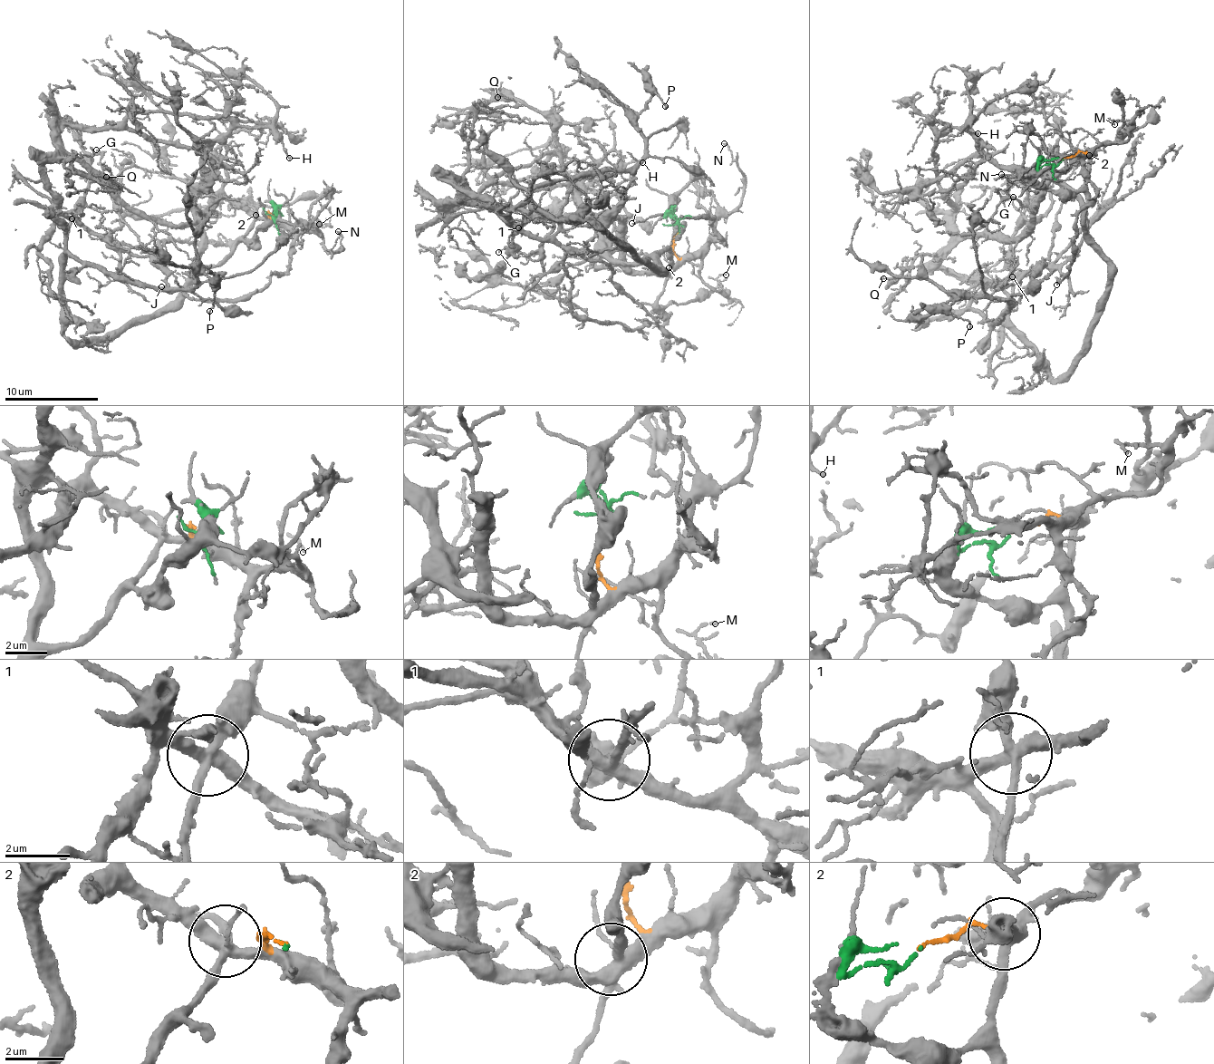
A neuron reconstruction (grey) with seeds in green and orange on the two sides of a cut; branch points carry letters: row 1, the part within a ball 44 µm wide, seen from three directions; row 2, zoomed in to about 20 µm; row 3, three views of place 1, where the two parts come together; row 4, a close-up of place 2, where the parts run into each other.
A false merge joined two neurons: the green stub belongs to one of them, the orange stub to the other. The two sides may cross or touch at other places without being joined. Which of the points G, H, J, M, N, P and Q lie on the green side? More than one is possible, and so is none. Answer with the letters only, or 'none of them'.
G, H, P

